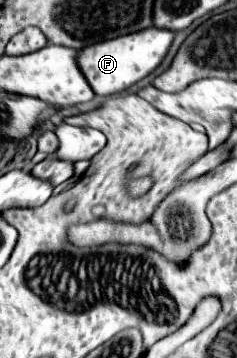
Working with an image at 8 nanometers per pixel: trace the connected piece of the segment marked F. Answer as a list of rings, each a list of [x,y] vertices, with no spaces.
[[[148,28],[140,30],[136,34],[126,34],[124,38],[116,38],[112,42],[100,42],[94,46],[88,46],[80,50],[80,68],[84,70],[84,76],[88,78],[92,90],[96,90],[98,96],[110,96],[116,92],[128,90],[132,84],[140,82],[148,74],[152,74],[162,60],[166,58],[176,32],[164,30],[164,28]]]

